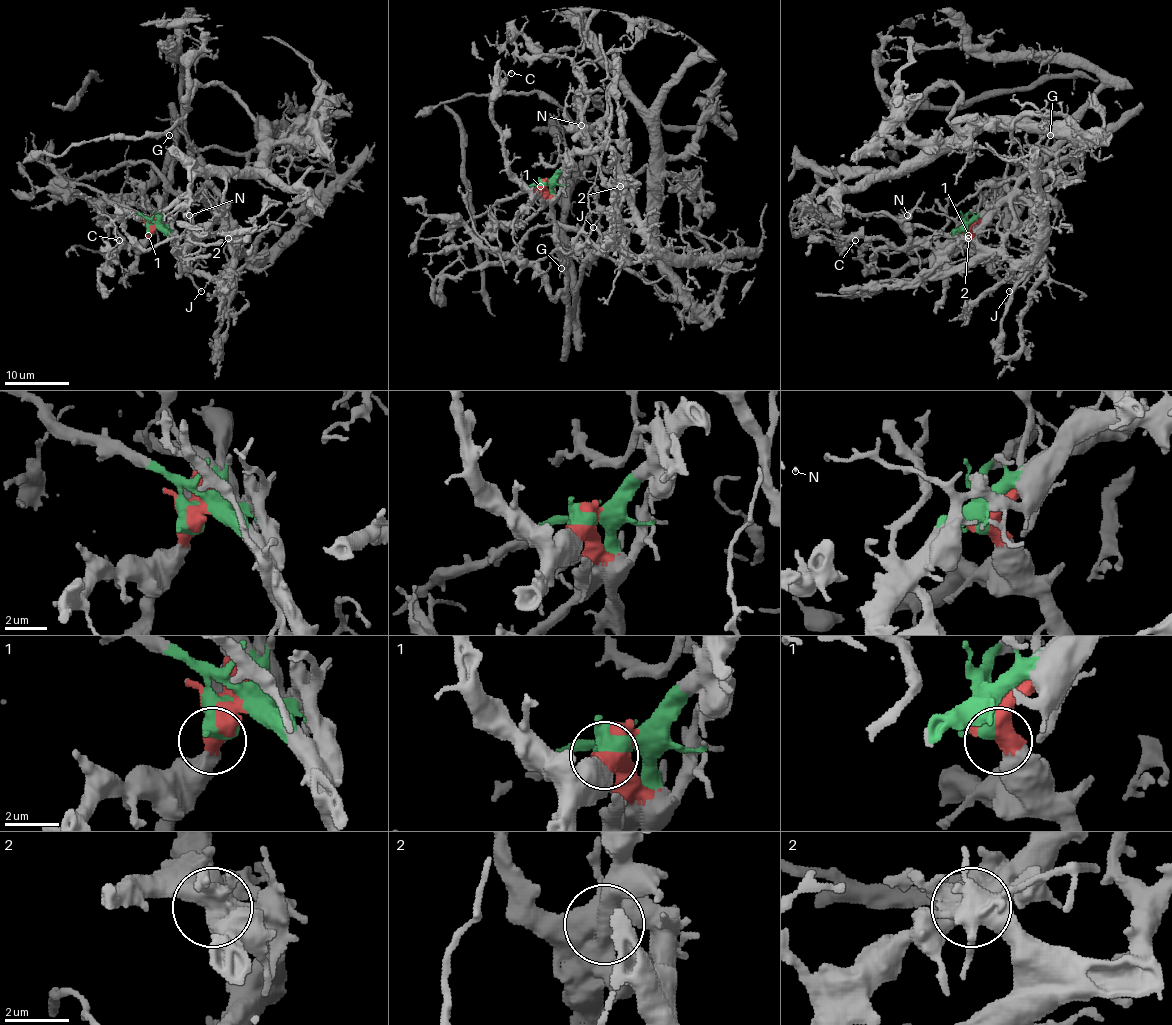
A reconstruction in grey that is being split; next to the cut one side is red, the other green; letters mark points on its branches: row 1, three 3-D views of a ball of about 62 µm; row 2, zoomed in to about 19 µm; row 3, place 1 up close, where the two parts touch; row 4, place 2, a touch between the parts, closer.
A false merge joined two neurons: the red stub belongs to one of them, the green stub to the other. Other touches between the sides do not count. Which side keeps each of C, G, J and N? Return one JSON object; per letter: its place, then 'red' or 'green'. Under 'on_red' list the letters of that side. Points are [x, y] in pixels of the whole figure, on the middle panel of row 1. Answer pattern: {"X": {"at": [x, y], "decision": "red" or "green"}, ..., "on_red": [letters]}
{"C": {"at": [511, 73], "decision": "red"}, "G": {"at": [561, 268], "decision": "red"}, "J": {"at": [593, 227], "decision": "red"}, "N": {"at": [581, 125], "decision": "green"}, "on_red": ["C", "G", "J"]}

